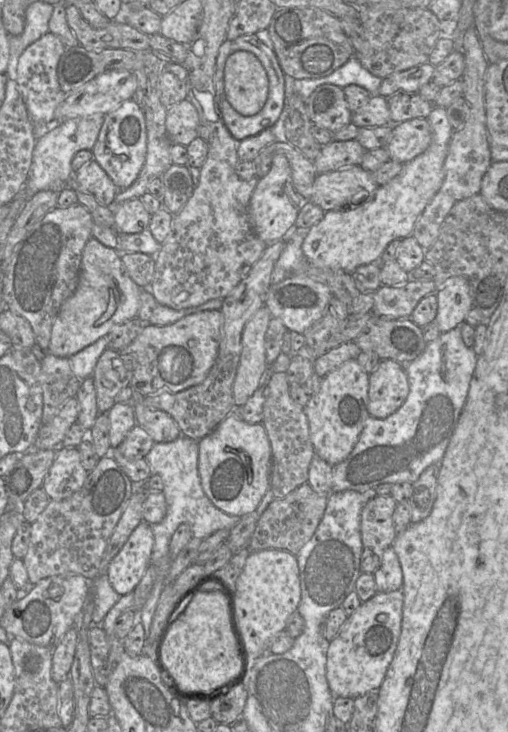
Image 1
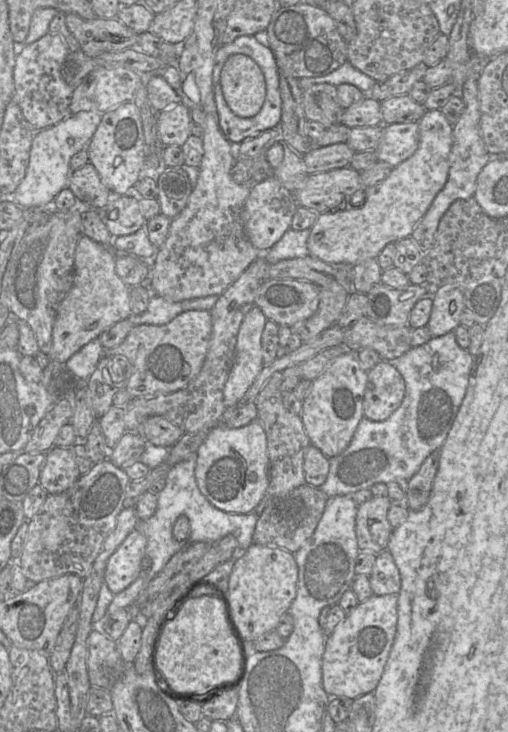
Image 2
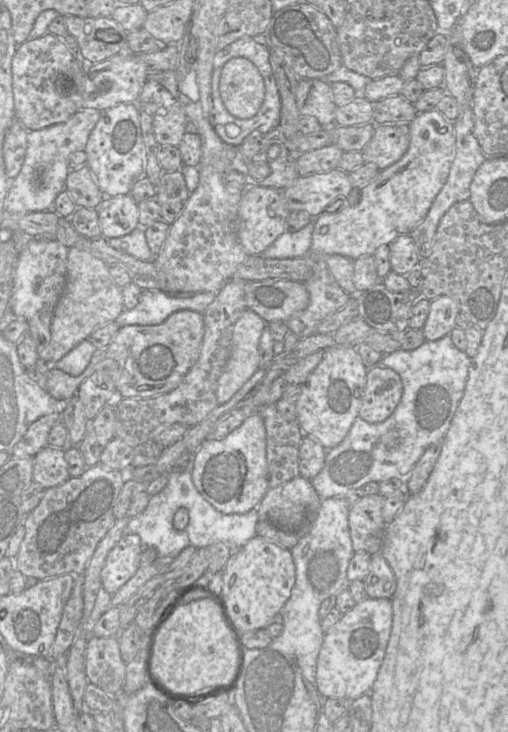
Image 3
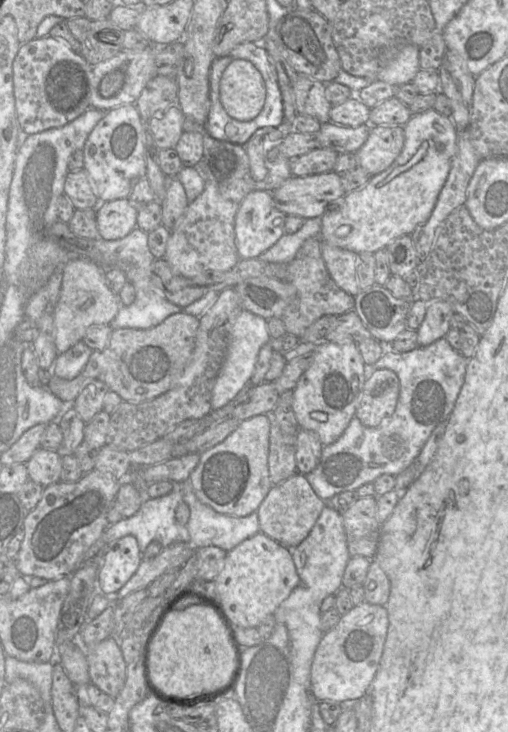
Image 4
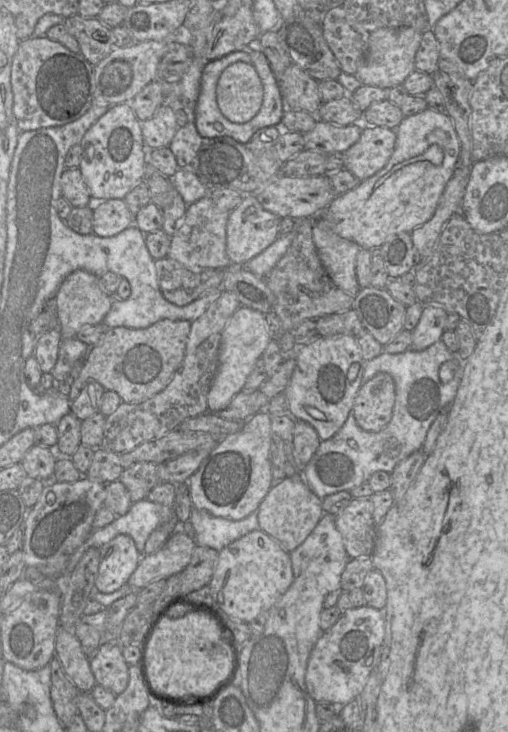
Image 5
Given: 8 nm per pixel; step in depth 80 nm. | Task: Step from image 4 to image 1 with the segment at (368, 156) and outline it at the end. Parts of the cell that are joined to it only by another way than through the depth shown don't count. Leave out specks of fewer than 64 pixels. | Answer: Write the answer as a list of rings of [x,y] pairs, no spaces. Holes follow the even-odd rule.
[[[414,118],[393,124],[392,137],[386,149],[390,160],[404,164],[422,154],[431,140],[432,131],[428,119]]]

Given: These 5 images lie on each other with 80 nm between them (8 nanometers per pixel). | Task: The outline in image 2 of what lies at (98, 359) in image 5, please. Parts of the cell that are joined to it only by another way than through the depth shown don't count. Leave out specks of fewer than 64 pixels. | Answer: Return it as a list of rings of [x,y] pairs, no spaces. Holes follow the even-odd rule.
[[[189,310],[165,325],[133,326],[126,339],[117,347],[104,349],[104,356],[125,356],[132,366],[126,390],[132,398],[160,393],[173,393],[185,388],[200,372],[212,334],[210,311]]]

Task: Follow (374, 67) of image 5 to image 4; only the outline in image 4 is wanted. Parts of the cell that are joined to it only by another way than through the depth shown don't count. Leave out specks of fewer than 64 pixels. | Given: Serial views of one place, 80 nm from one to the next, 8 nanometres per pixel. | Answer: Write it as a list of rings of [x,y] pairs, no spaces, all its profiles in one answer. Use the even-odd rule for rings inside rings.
[[[413,44],[406,45],[393,60],[379,71],[377,80],[393,86],[412,82],[421,69],[419,54],[420,47]]]

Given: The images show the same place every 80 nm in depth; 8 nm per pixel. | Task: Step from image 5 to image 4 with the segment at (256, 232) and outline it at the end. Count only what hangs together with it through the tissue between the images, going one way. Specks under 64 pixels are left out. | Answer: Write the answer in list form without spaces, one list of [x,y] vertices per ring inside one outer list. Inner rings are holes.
[[[253,190],[247,193],[239,204],[234,219],[235,244],[239,258],[257,258],[269,249],[285,233],[286,216],[275,207],[271,192]]]

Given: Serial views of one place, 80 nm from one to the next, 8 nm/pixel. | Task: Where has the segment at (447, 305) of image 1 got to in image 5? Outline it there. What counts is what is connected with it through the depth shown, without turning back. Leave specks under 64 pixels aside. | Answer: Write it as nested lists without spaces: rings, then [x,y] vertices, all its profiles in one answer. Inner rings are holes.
[[[423,305],[423,312],[417,326],[412,331],[410,349],[422,351],[441,340],[445,332],[448,313],[437,305]]]

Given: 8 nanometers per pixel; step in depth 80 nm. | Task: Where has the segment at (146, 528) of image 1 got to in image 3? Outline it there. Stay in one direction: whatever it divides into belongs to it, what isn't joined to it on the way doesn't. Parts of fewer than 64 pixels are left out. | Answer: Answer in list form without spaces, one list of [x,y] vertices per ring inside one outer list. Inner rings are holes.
[[[124,534],[109,551],[101,571],[102,587],[116,593],[139,569],[143,550],[137,534]]]

